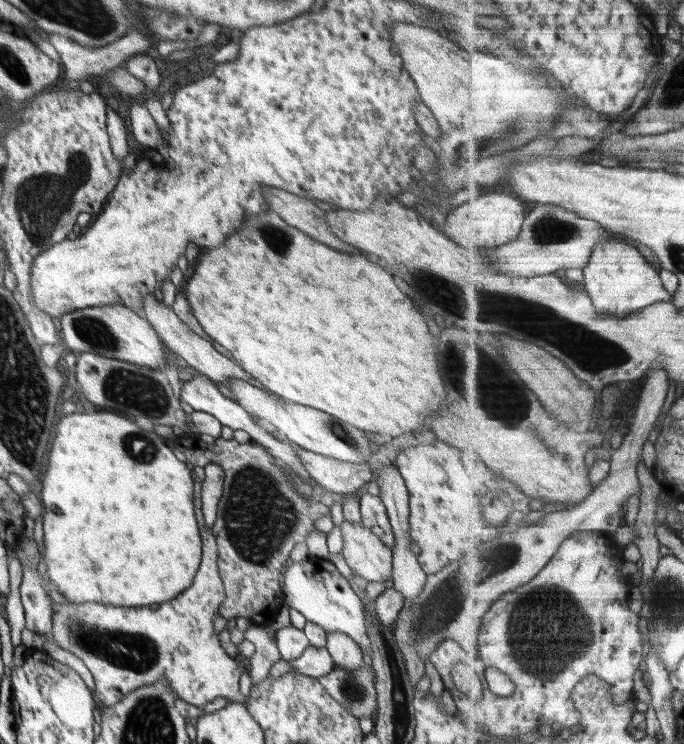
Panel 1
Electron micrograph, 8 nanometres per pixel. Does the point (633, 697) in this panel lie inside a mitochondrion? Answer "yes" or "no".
no

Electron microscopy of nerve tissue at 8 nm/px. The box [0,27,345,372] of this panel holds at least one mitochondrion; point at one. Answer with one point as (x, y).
(42, 200)

